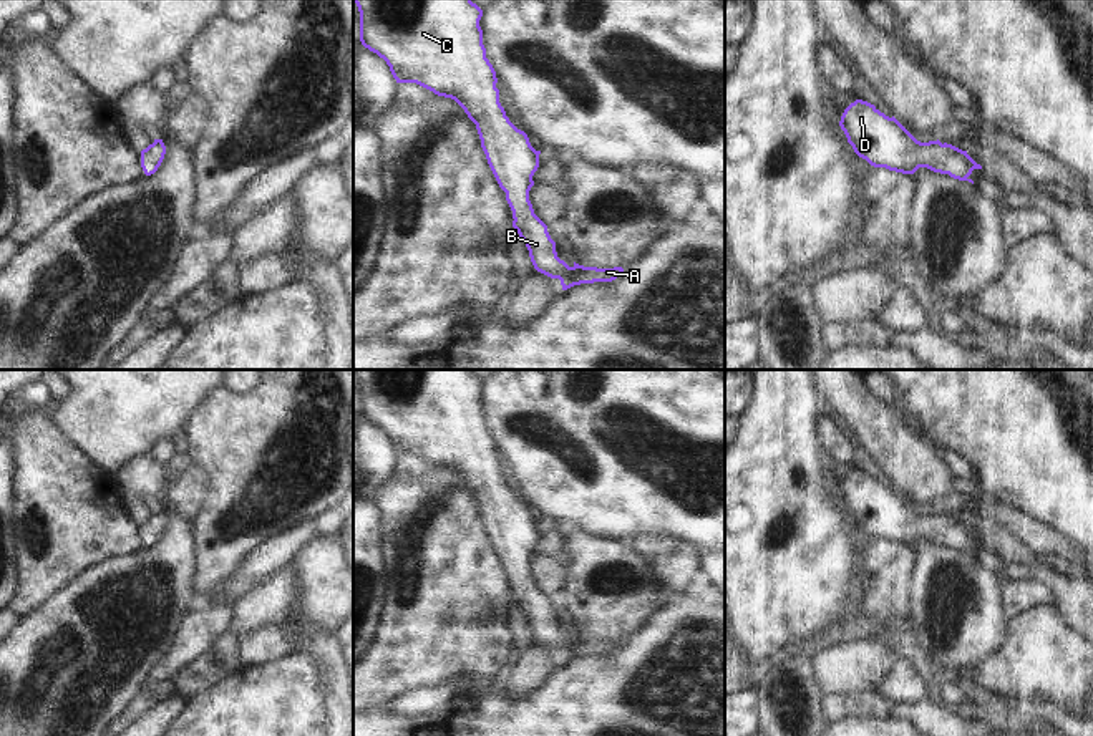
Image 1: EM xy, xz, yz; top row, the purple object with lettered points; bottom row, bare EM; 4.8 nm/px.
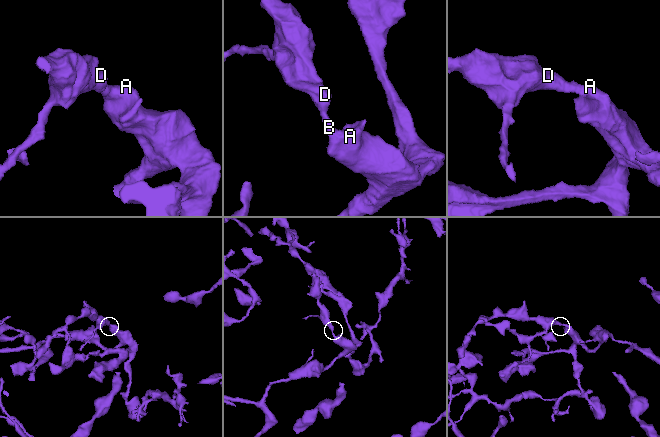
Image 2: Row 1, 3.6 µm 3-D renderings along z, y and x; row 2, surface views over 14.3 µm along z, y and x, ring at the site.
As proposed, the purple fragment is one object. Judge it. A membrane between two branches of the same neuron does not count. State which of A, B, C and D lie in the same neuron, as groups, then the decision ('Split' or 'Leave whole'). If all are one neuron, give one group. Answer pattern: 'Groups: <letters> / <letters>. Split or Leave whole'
Groups: A B C D. Leave whole.

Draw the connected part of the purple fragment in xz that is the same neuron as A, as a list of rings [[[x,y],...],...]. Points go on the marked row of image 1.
[[[355,0],[360,12],[360,41],[386,61],[396,83],[416,83],[438,96],[454,99],[476,124],[488,164],[506,192],[512,227],[524,240],[534,269],[559,278],[562,290],[581,283],[612,282],[624,269],[569,267],[557,257],[547,225],[534,214],[529,191],[539,167],[539,154],[524,131],[517,129],[499,103],[498,78],[486,58],[479,20],[483,10],[471,0]]]

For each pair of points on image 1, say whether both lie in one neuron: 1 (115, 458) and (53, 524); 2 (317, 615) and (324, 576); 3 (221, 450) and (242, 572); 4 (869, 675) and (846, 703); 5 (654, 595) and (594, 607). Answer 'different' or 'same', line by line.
1: different
2: same
3: different
4: different
5: same

